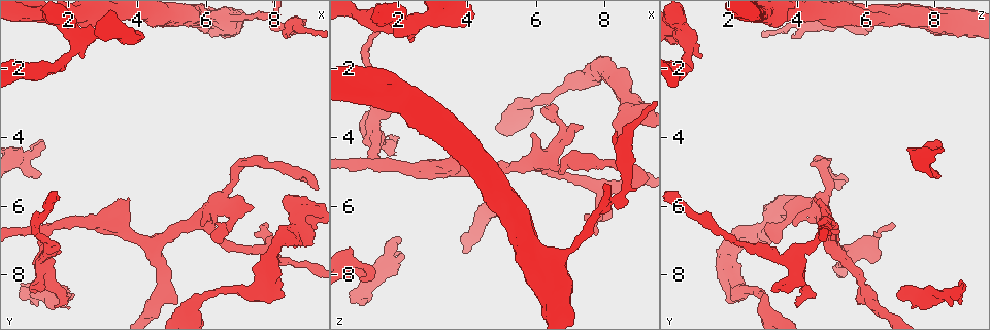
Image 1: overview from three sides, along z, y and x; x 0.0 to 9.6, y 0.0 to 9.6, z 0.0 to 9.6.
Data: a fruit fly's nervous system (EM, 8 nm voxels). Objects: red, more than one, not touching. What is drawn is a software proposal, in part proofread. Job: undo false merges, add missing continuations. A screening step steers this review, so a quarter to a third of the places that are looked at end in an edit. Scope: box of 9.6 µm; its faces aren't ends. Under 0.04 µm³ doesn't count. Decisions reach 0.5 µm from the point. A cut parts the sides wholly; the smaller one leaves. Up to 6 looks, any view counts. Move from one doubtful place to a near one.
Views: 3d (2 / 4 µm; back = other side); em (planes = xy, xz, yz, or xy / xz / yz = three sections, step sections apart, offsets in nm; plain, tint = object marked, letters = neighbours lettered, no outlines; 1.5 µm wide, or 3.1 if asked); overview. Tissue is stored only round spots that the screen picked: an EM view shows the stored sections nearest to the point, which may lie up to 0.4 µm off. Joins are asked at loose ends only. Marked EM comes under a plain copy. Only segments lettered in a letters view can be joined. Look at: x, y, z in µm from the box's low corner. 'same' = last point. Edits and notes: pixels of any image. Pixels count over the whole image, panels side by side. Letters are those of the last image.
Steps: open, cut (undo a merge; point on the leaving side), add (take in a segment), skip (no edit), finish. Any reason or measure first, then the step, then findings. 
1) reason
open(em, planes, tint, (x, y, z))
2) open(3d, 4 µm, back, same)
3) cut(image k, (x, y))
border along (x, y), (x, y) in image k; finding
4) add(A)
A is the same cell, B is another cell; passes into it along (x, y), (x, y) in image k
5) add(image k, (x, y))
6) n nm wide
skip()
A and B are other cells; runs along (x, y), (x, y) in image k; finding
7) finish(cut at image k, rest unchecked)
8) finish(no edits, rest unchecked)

calibre changes
open(em, xz, step 8, tint, (8.60, 0.65, 4.05))

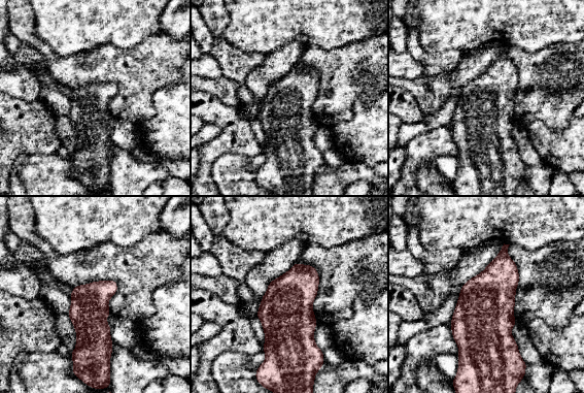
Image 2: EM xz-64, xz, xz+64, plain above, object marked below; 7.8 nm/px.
open(em, planes, tint, same)

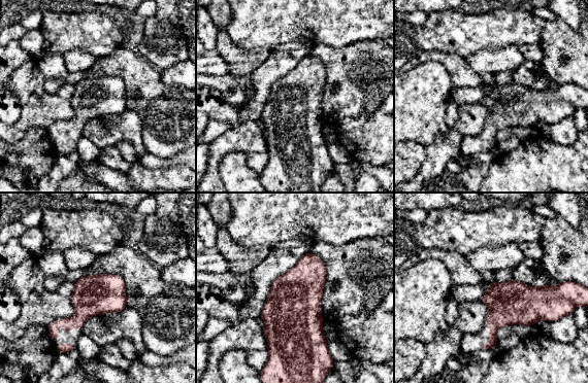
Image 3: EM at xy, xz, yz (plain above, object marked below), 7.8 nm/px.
see the neighbours
open(em, planes, letters, same)

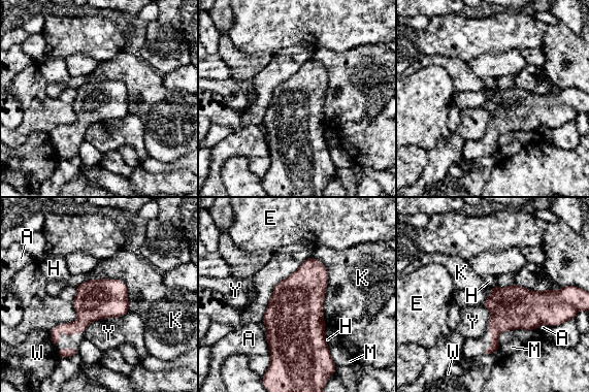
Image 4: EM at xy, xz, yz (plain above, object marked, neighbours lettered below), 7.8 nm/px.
320 nm wide
skip()
A, E, H, K, M, W and Y are other cells; border along (311, 256), (328, 274), (326, 325) in image 4; all the same neuron

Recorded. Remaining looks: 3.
open(3d, 4 µm, back, (8.45, 6.80, 2.65))

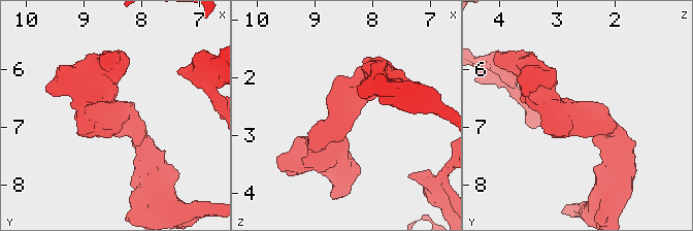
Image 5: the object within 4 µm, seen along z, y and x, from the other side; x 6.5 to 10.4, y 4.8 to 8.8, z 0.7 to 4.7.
3 arms; arms of 260, 300, 320 nm; shape alone is not enough
open(em, xz, step 8, tint, (8.45, 6.80, 2.70))

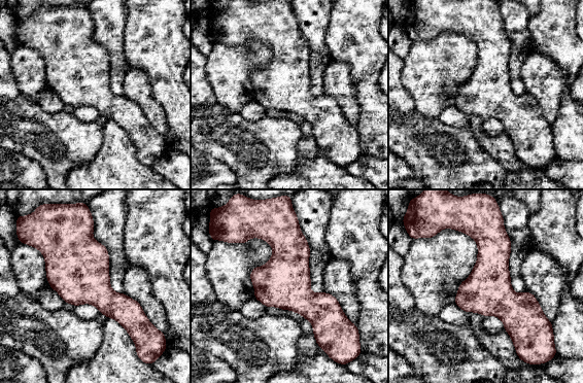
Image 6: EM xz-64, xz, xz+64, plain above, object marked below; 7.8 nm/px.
cut it another way
open(em, planes, letters, same)

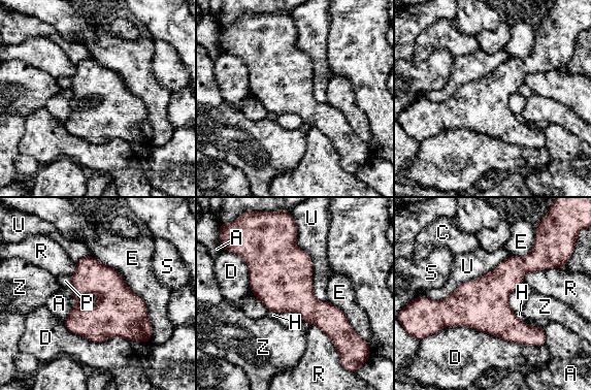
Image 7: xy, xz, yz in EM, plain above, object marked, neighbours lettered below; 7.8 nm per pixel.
skip()
A, C, D, E, H, P, R, S, U and Z are other cells; all the same neuron

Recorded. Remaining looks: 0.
finish(no edits, rest unchecked)

